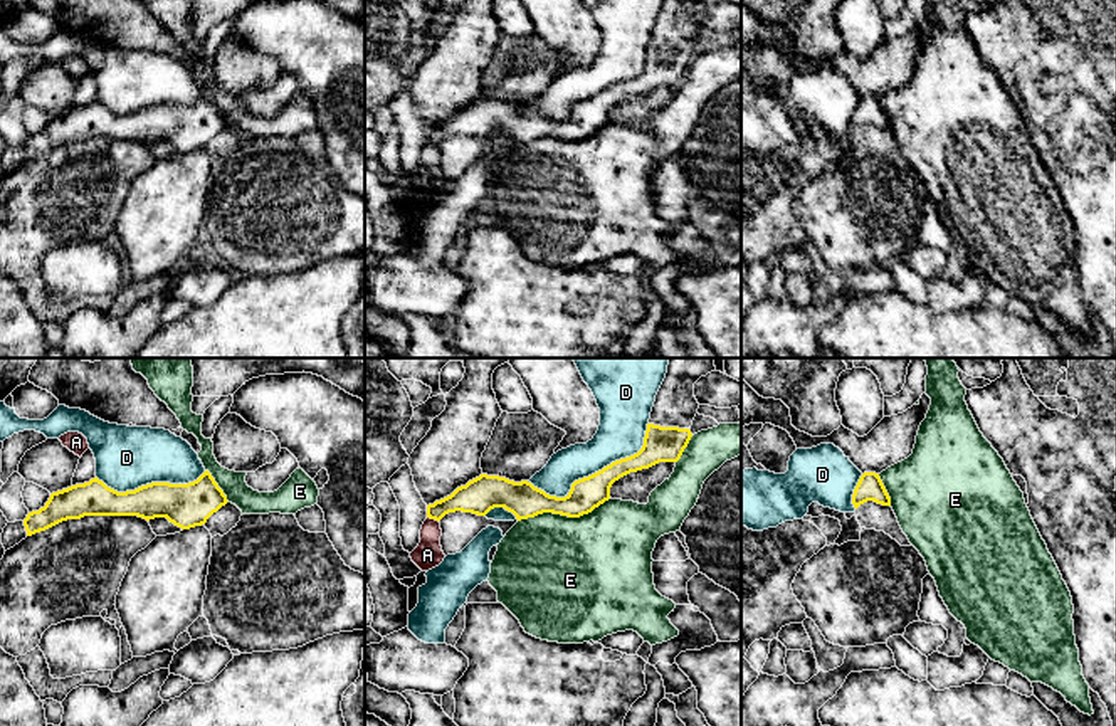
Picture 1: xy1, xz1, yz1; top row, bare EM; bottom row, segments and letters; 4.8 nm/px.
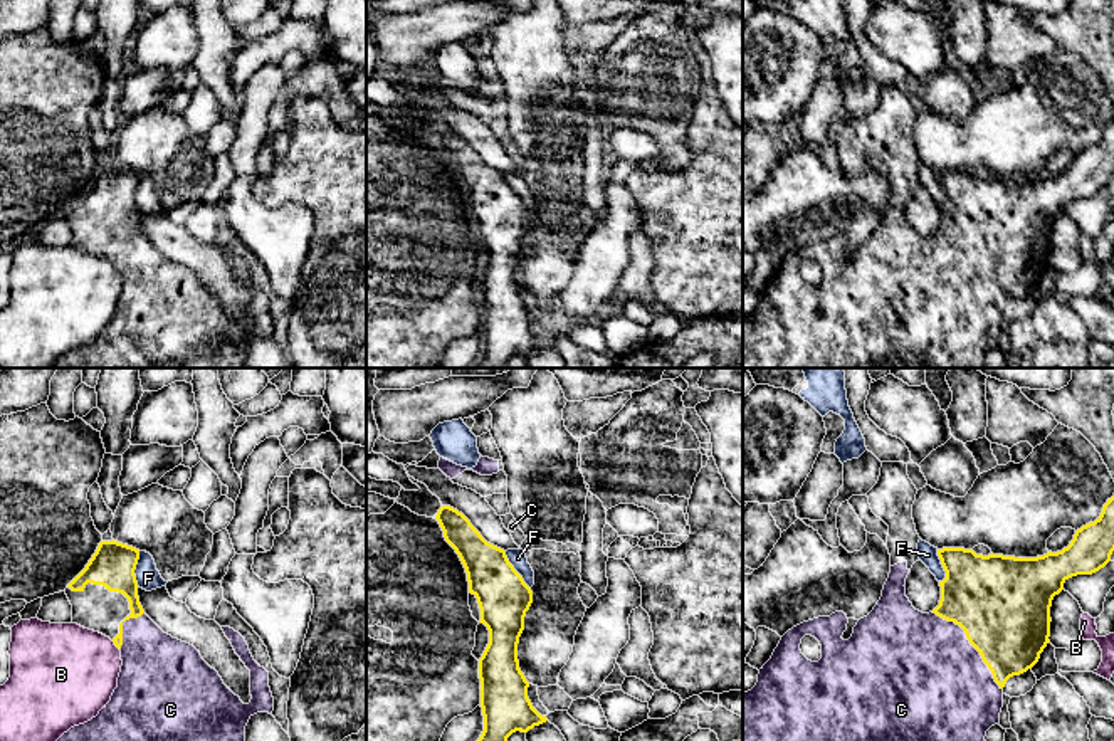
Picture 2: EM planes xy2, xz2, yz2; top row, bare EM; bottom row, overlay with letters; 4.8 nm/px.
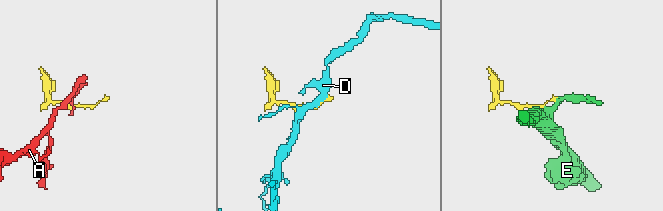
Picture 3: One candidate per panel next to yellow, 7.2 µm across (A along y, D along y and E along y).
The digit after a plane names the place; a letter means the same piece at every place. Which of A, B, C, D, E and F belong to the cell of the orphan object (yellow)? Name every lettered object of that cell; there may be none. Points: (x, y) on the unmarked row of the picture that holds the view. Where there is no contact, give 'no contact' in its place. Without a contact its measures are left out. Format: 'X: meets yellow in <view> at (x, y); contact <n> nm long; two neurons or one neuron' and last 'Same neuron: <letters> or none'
A: meets yellow in xz1 at (432, 142); contact 60 nm long; two neurons
B: meets yellow in xy2 at (115, 268); contact 60 nm long; two neurons
C: meets yellow in yz2 at (970, 266); contact 500 nm long; one neuron
D: meets yellow in xz1 at (595, 96); contact 650 nm long; two neurons
E: meets yellow in xz1 at (563, 138); contact 460 nm long; two neurons
F: meets yellow in xz2 at (514, 194); contact 220 nm long; two neurons
Same neuron: C

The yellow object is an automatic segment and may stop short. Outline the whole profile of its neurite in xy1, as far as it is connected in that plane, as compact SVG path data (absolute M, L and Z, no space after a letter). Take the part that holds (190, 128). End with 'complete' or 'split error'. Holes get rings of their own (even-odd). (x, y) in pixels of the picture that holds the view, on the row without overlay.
M208 94L188 108L151 106L126 116L118 116L94 101L52 116L44 131L27 138L24 150L27 160L32 160L84 139L138 139L146 145L166 141L175 150L190 153L205 148L227 126Z | complete

